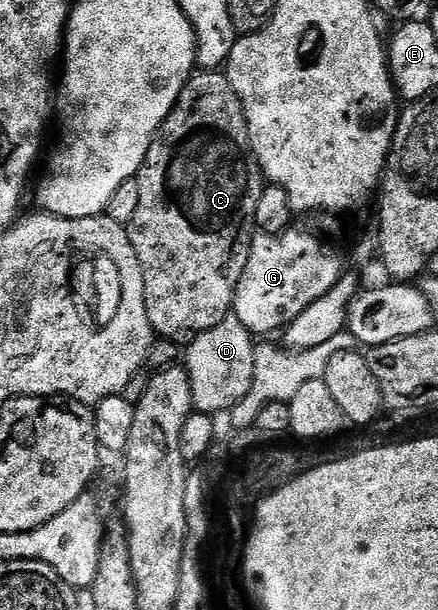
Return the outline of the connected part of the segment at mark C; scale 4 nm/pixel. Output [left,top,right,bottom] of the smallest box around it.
[128,70,264,342]

